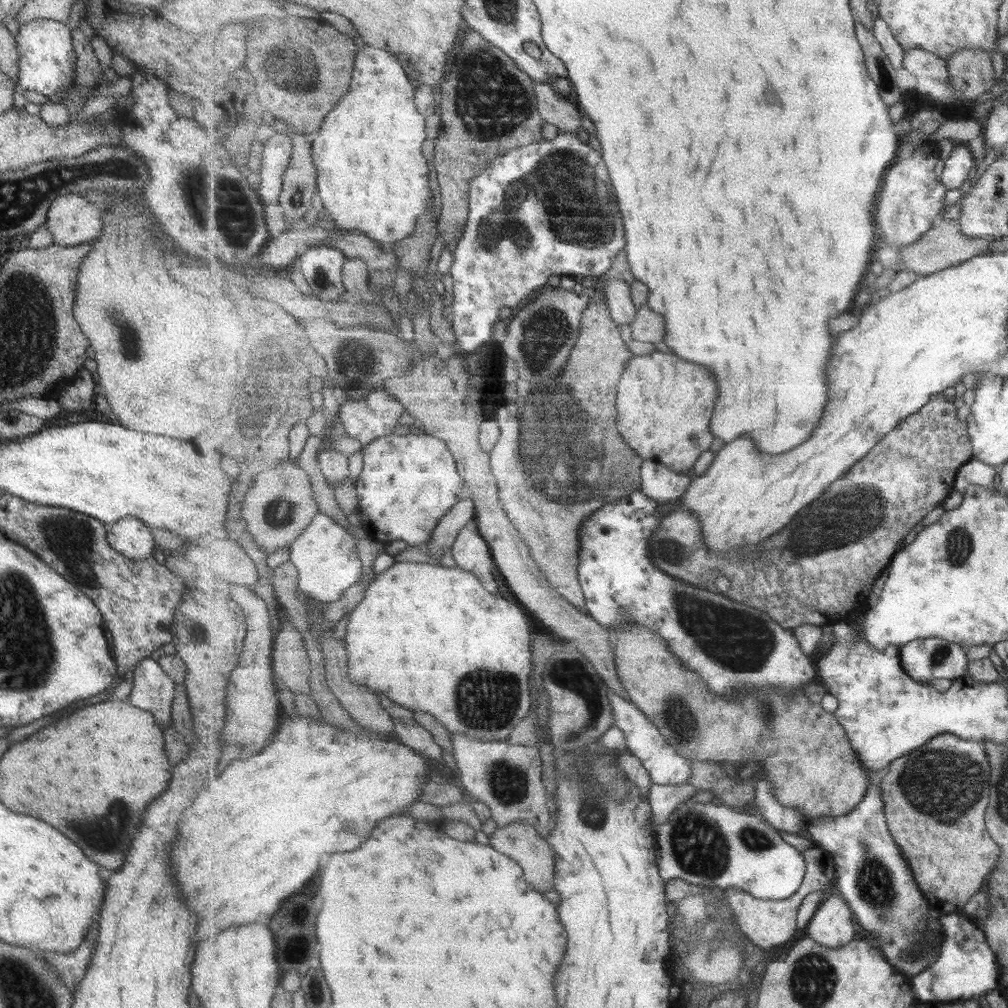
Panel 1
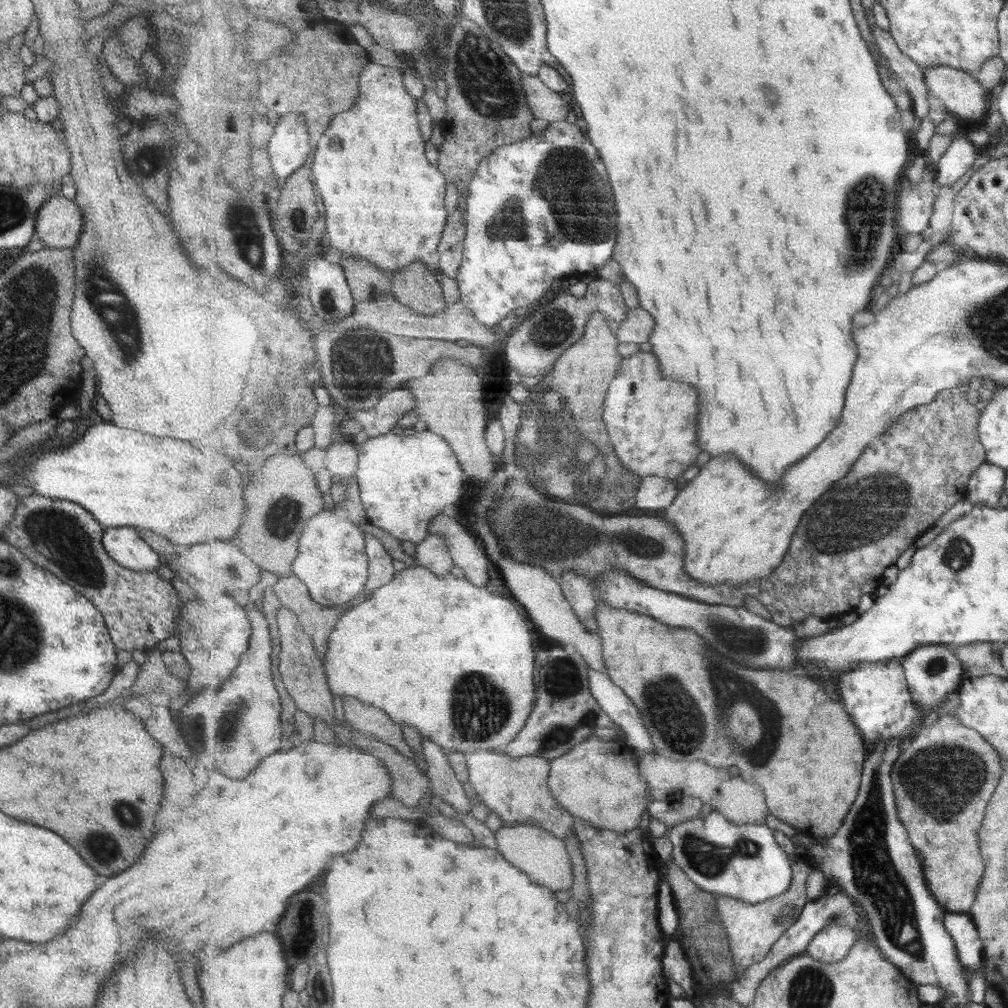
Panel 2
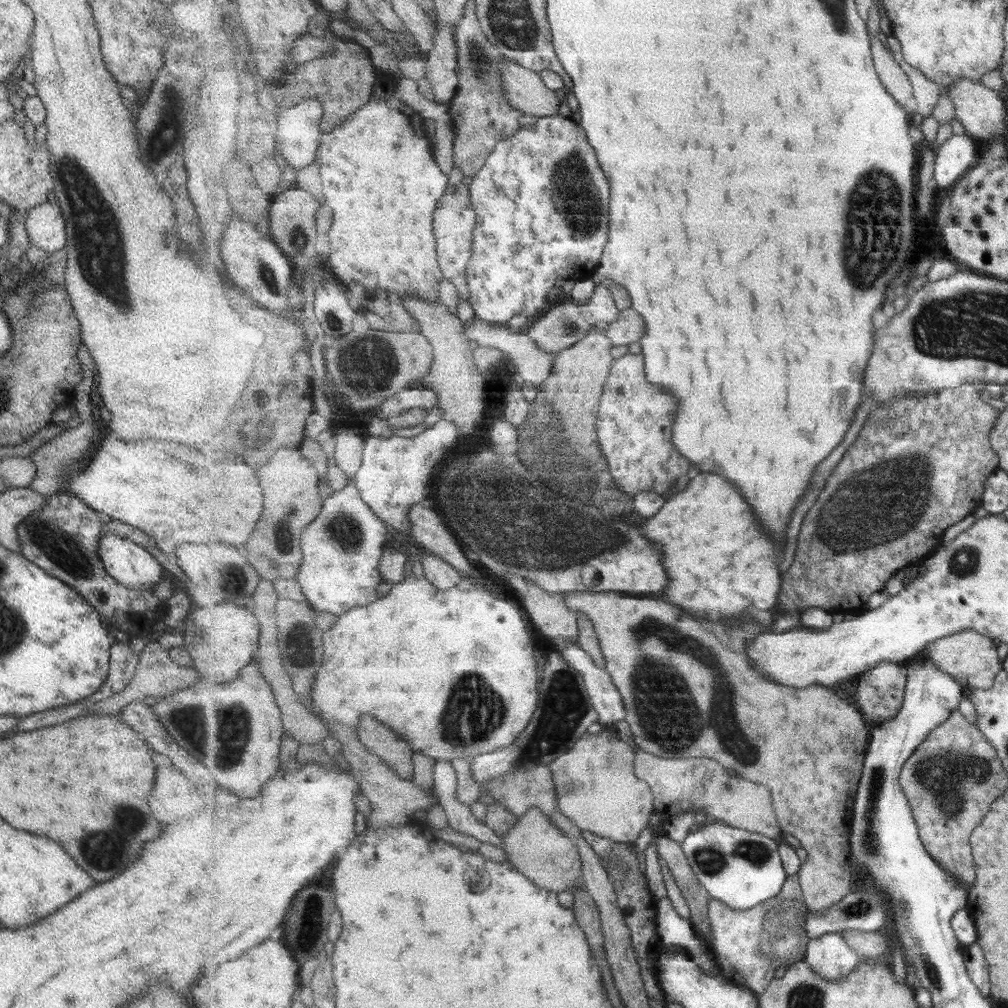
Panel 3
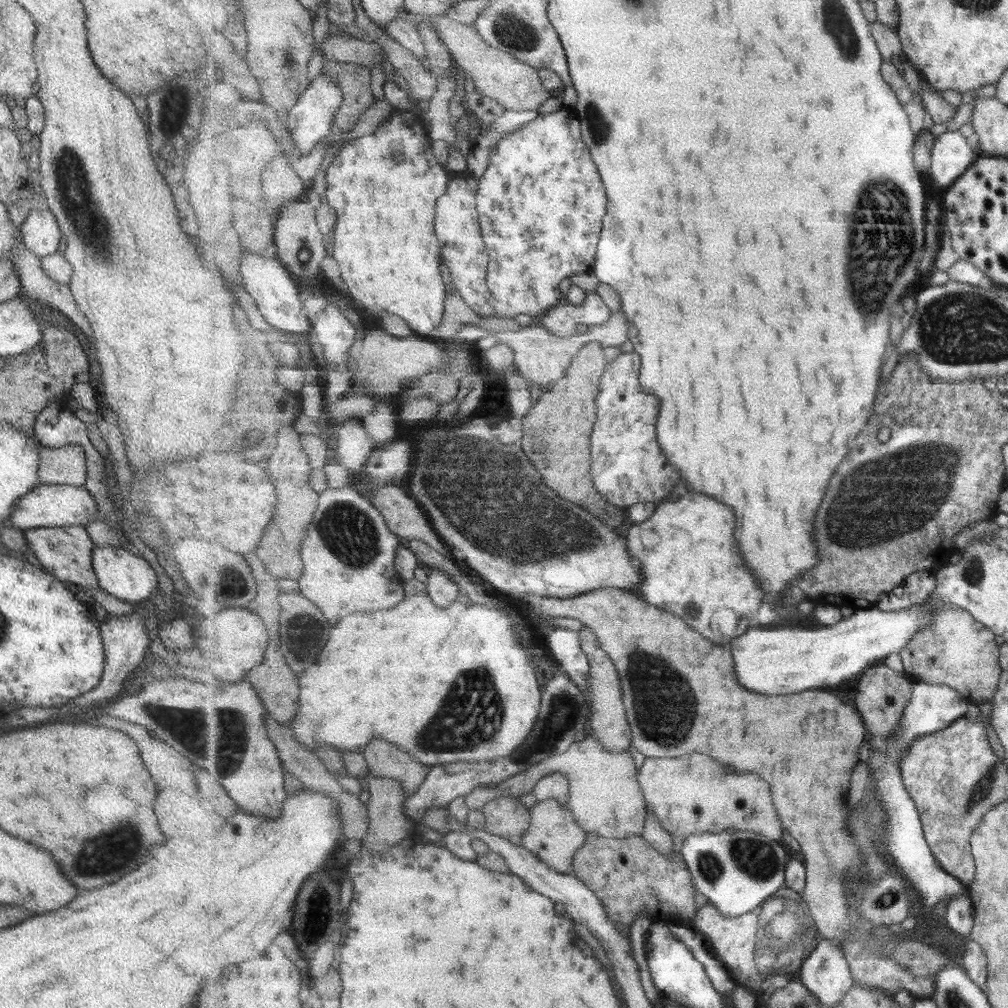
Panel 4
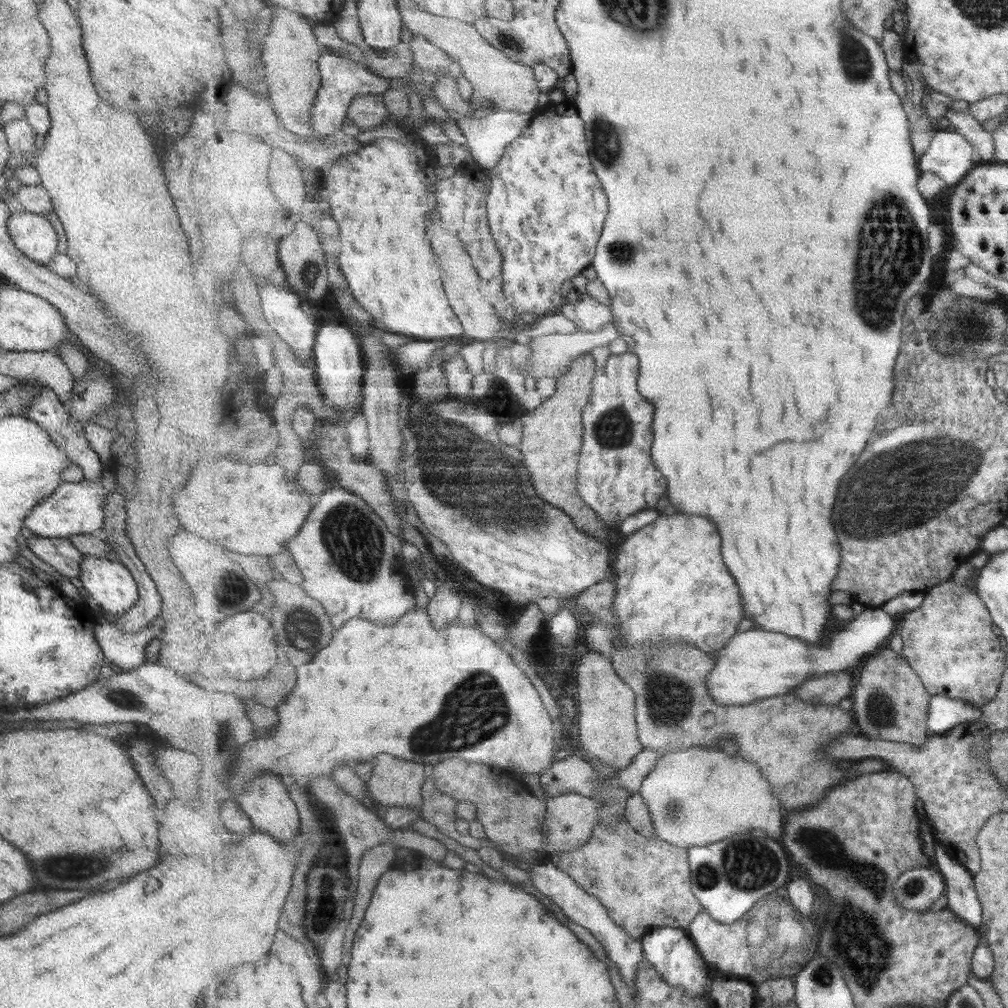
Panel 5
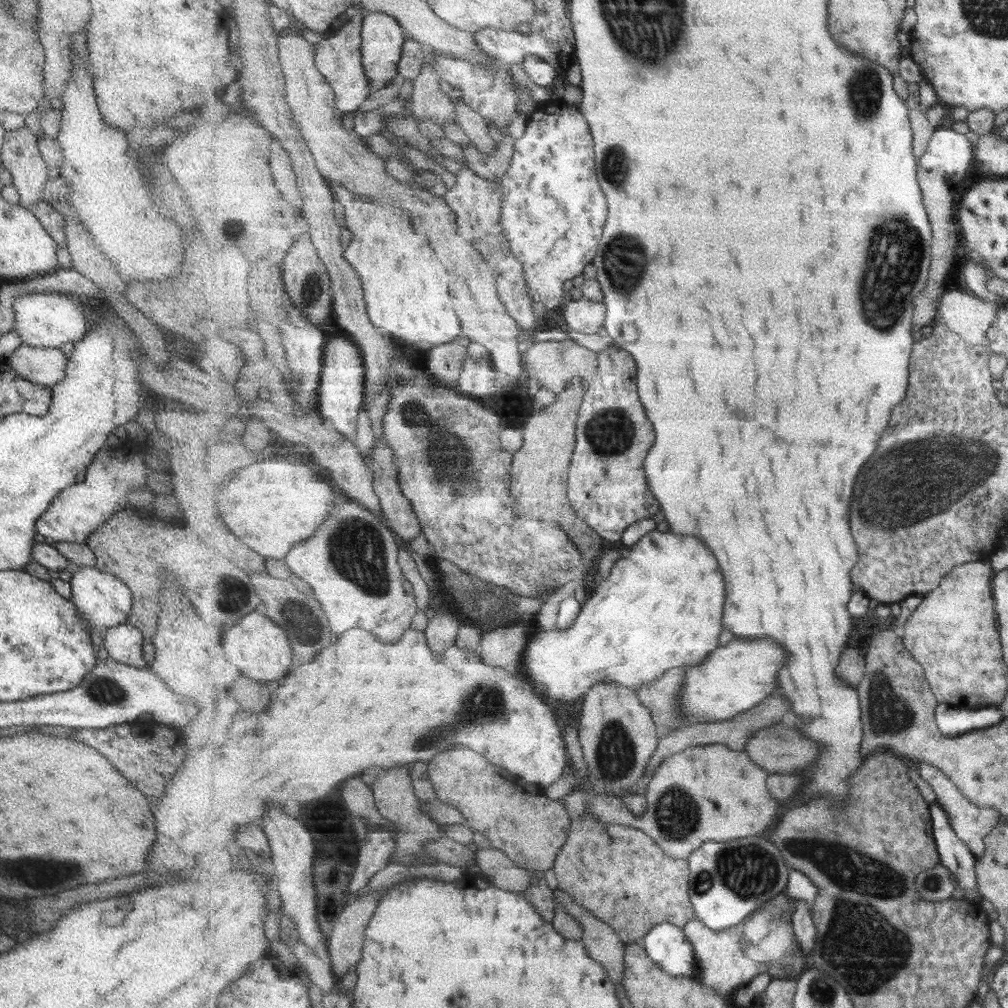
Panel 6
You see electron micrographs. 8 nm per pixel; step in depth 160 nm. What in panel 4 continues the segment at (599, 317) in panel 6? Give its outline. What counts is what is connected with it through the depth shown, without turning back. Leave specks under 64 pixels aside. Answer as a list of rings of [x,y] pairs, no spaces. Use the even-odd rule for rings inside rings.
[[[595,292],[588,293],[583,304],[563,302],[553,307],[540,319],[540,322],[551,334],[559,338],[569,338],[574,335],[575,324],[584,324],[589,328],[602,325],[611,318],[612,313],[603,297]]]

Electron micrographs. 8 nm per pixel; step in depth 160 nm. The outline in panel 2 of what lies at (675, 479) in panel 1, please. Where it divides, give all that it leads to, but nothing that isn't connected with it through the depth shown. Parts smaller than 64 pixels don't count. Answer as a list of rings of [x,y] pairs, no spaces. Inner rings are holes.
[[[659,476],[642,478],[636,495],[636,506],[648,510],[668,509],[679,494],[675,480]]]

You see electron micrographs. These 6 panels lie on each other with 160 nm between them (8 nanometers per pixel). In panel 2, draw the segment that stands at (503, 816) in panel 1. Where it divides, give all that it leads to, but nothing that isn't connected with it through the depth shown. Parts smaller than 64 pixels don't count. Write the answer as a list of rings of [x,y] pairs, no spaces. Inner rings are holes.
[[[477,750],[465,754],[470,785],[482,798],[482,802],[497,816],[501,816],[505,825],[531,822],[563,840],[576,836],[573,816],[557,802],[551,792],[547,777],[550,759],[540,756],[509,756],[500,754],[498,750]]]

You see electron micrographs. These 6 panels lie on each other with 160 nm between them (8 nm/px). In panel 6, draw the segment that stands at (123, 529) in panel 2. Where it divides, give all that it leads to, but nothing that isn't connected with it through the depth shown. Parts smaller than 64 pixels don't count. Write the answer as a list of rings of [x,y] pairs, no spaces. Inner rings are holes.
[[[79,567],[72,570],[72,577],[68,581],[70,586],[70,601],[76,608],[76,613],[84,621],[88,632],[97,639],[101,632],[123,624],[130,614],[131,593],[118,578],[112,574],[97,570],[93,567]]]

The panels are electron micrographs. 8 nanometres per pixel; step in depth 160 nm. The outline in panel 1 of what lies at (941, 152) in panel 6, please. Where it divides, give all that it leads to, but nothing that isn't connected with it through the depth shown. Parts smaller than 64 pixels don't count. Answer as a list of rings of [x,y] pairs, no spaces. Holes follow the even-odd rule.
[[[963,144],[953,148],[947,160],[944,161],[944,168],[939,180],[949,189],[963,186],[967,180],[971,168],[978,164],[978,148],[976,145]]]

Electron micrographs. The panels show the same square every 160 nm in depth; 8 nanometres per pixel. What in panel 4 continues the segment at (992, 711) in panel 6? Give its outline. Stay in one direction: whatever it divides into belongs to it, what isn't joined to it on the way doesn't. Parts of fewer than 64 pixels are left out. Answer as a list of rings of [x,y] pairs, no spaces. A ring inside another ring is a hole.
[[[912,679],[911,703],[905,709],[902,726],[887,736],[883,750],[871,750],[870,758],[866,764],[874,771],[877,790],[873,794],[882,802],[885,812],[884,838],[882,838],[882,849],[890,856],[890,861],[895,868],[912,884],[916,890],[923,911],[925,923],[931,922],[935,916],[935,908],[939,904],[949,902],[953,897],[958,897],[967,891],[967,885],[954,874],[949,874],[936,859],[932,847],[929,846],[925,836],[924,826],[917,809],[917,803],[911,798],[908,787],[904,785],[902,774],[902,758],[909,752],[909,746],[917,742],[917,738],[923,738],[926,734],[937,733],[947,728],[958,718],[965,717],[969,712],[969,704],[959,691],[946,685],[935,685]]]

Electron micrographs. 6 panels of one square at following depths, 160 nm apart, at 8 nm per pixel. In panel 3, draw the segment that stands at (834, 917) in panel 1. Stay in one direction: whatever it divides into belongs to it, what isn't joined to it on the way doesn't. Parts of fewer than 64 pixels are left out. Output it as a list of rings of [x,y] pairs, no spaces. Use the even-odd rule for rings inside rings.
[[[840,932],[827,933],[808,941],[802,959],[827,980],[849,976],[863,961]]]

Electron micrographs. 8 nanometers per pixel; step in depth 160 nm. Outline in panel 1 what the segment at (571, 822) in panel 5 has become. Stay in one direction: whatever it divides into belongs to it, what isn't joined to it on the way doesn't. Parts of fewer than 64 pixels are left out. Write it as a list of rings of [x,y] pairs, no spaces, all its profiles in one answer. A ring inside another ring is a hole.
[[[519,822],[510,824],[505,828],[498,828],[491,834],[489,840],[490,844],[496,847],[497,850],[520,863],[524,870],[524,877],[538,891],[543,893],[549,890],[556,890],[556,852],[548,843],[548,840],[540,832],[537,832],[537,829],[532,824]]]

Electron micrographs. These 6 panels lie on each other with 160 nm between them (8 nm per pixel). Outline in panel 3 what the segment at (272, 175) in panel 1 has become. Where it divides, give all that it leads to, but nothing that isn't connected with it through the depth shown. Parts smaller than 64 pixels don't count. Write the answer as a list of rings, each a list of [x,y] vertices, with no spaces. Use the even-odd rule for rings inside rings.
[[[309,99],[278,113],[276,150],[295,170],[305,168],[318,158],[324,133],[321,121],[324,108],[319,99]]]

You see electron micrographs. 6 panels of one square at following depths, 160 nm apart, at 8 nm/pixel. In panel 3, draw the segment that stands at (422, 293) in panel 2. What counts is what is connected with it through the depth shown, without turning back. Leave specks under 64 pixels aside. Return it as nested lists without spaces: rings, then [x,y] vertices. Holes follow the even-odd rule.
[[[412,294],[403,298],[402,303],[409,314],[418,321],[420,332],[430,340],[434,348],[432,369],[419,383],[438,392],[436,407],[443,410],[443,419],[453,421],[459,427],[461,436],[467,438],[479,436],[479,422],[485,412],[485,404],[481,400],[481,394],[485,392],[485,380],[476,365],[474,349],[469,346],[471,340],[465,336],[465,323],[440,300],[430,302]]]

